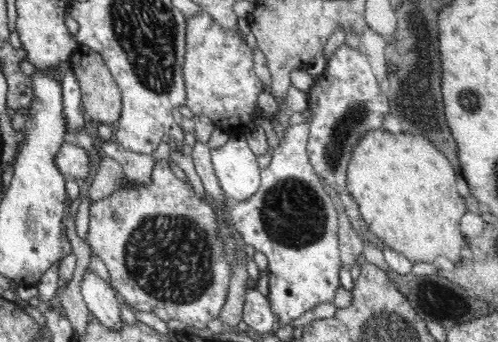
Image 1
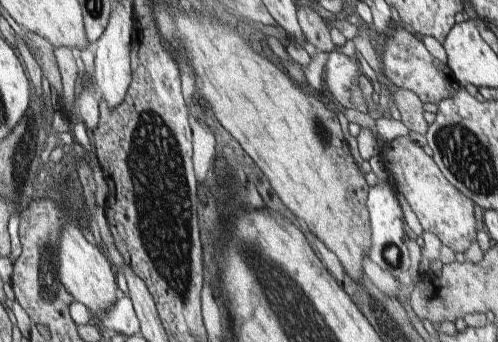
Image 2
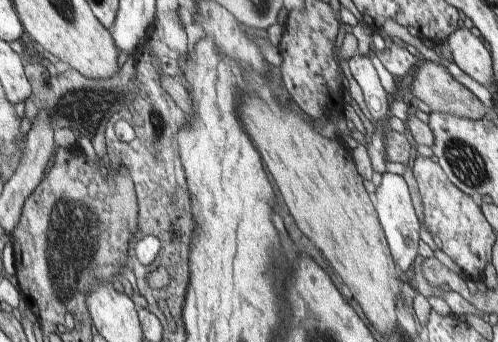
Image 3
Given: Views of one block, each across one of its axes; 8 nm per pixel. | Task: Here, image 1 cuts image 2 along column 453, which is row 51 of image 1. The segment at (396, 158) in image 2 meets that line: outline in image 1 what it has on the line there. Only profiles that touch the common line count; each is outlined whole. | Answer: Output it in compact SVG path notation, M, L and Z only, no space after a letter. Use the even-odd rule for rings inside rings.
M206 12L188 20L188 58L184 62L184 74L188 80L190 116L206 116L228 134L254 132L258 126L256 122L264 118L258 116L262 112L258 98L266 92L254 68L254 52L238 32L224 30Z

